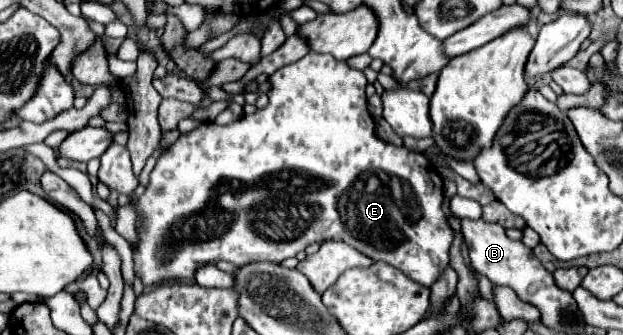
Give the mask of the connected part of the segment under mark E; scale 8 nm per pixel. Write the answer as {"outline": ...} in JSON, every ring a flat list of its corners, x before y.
{"outline":[[309,52,301,60,287,64,279,68,275,74,269,76,271,90,267,92,269,104,263,110,257,110,255,114,243,116,235,120,233,124,219,126,215,122,203,122,197,128,185,132,179,136,179,140,165,152,161,154,157,166,151,172,151,182,145,190,145,194,139,196,139,212,147,218,147,232,139,234,139,248,135,252,135,272,141,276,145,286,163,282,163,280,181,280,181,278,193,278,195,270,203,264,215,264,219,260,231,262,235,268,241,268,251,262,273,262,281,264,285,258,295,256,297,252,305,250,309,244,323,244,327,240,341,240,347,242,349,246,357,248,365,256,371,256,375,262,387,262,407,276,411,276,415,282,425,284,431,288,439,276,445,272,449,266,449,248,455,240,453,230,447,224,445,212,441,210,443,204,443,182,441,176,435,172,431,162,425,158,421,152,411,152,405,146,395,146,389,142,383,142,375,134,375,122,367,110,367,96,365,96,365,86,367,78,363,72,353,70,347,66,343,60,335,60,329,54,319,54,319,52]]}

